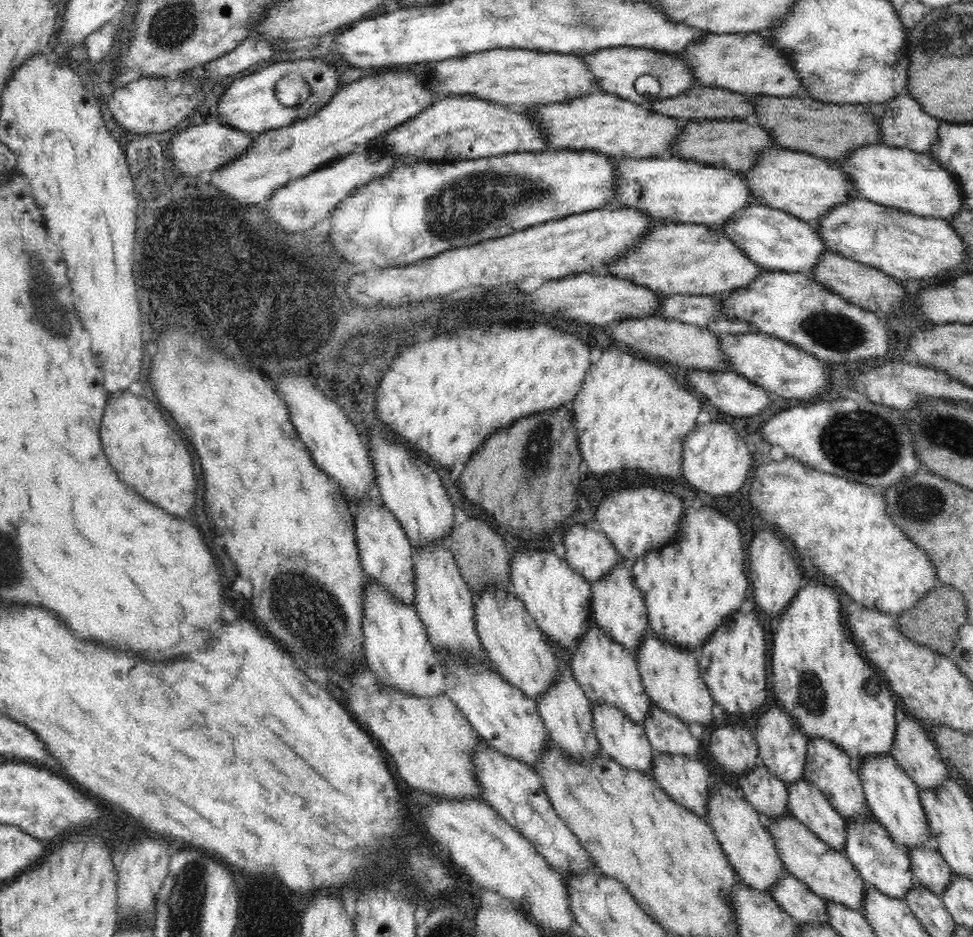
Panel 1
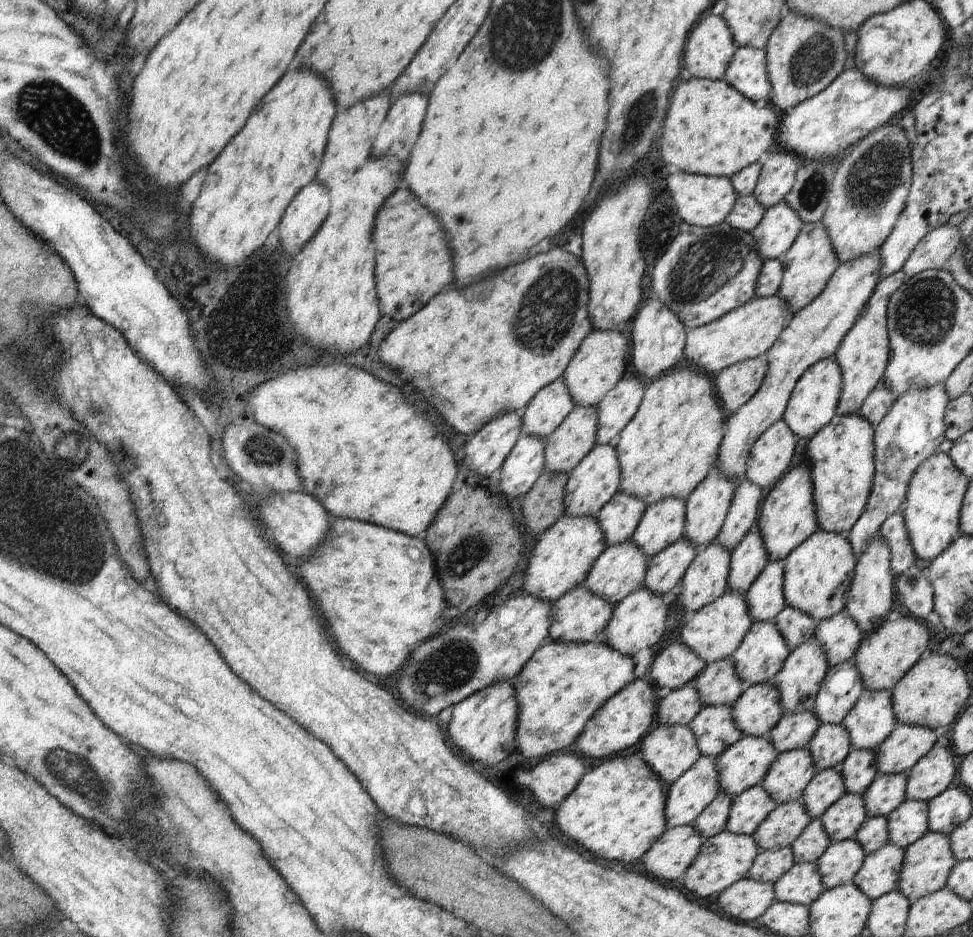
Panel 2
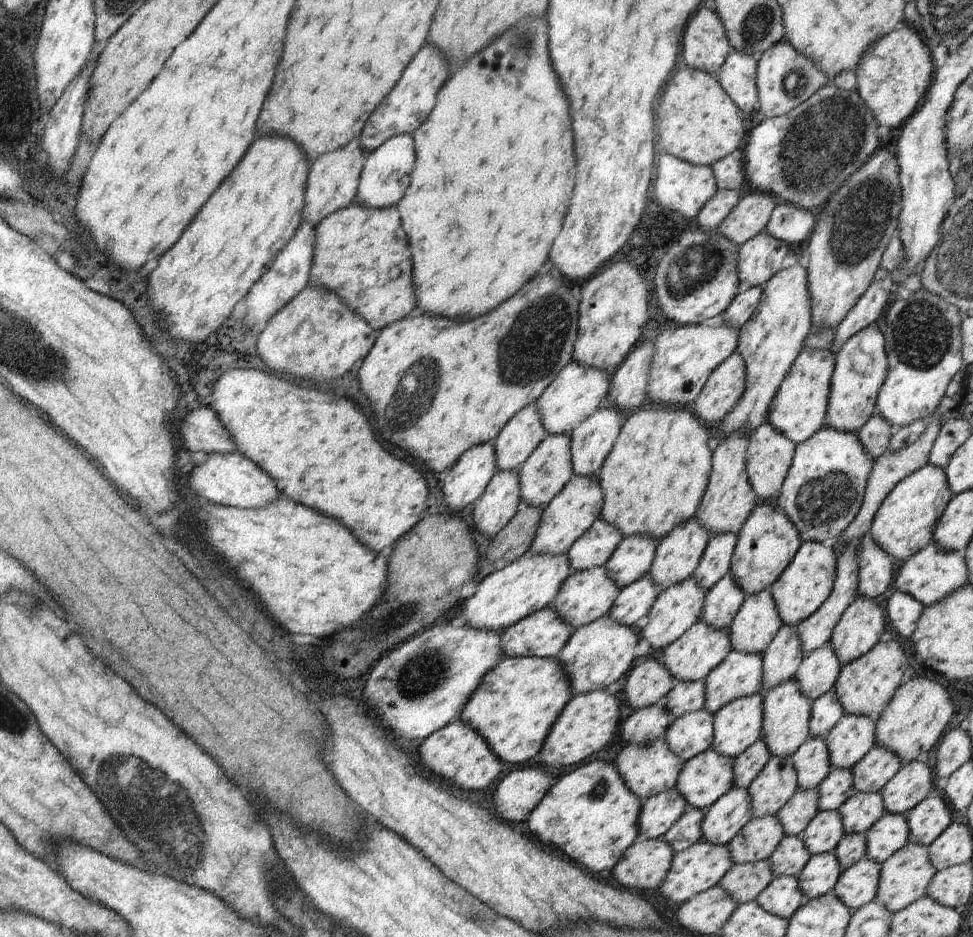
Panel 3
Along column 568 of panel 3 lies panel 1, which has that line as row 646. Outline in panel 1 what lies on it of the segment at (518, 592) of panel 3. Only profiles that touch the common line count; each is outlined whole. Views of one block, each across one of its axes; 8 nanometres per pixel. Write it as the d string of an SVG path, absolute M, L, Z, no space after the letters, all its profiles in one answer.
M532 547L512 553L509 580L512 580L513 593L524 601L527 611L540 627L540 631L552 639L556 645L562 645L564 649L574 650L581 634L592 626L593 618L590 607L592 584L586 581L583 576L576 574L568 566L567 561L556 555L553 550L548 550L548 548L536 550Z

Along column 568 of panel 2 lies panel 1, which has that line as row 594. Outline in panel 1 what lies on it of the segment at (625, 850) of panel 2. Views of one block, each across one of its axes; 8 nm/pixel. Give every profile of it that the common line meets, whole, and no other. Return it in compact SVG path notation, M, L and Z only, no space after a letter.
M805 579L804 586L796 591L791 603L773 623L772 682L773 701L796 719L800 730L809 740L822 737L838 745L853 757L876 756L890 753L896 732L896 702L888 681L858 652L858 646L848 636L845 611L836 592L818 580Z

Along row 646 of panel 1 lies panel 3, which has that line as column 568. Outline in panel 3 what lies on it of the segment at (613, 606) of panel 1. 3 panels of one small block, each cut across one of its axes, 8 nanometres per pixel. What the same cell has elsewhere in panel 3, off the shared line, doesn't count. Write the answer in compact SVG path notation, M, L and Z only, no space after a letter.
M546 607L504 630L501 648L506 657L556 659L573 631L554 609Z

